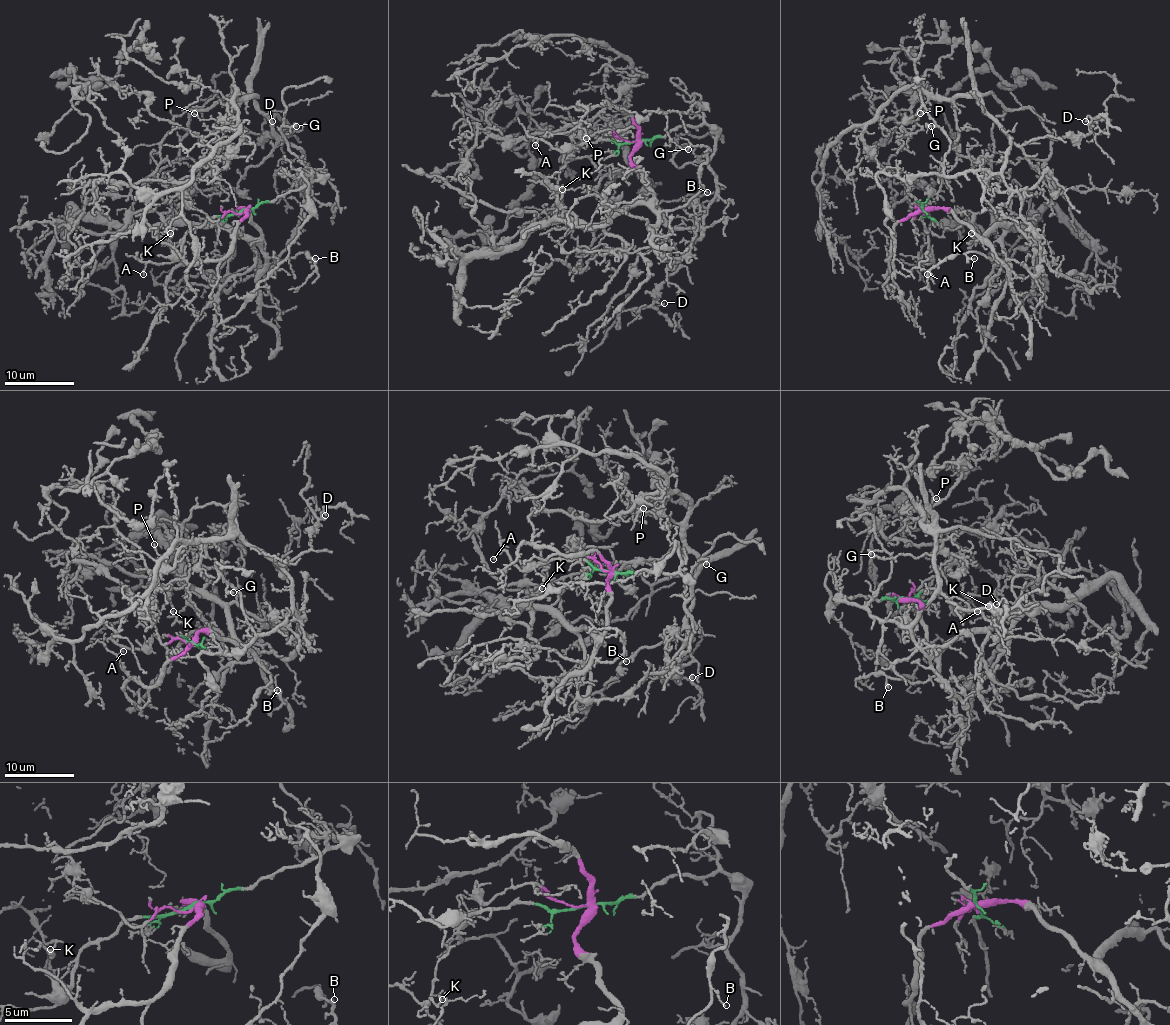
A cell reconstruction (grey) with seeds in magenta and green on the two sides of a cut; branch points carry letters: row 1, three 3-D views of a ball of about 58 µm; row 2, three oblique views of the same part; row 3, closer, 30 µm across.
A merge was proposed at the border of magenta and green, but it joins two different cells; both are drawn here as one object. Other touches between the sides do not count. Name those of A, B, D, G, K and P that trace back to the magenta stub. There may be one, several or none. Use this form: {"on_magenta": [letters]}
{"on_magenta": ["B", "K"]}

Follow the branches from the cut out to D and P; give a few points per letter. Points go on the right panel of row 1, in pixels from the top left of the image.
D: (922, 210), (907, 190), (917, 173), (994, 173), (1011, 140), (1023, 145), (1088, 133), (1091, 121), (1084, 121)
P: (922, 210), (907, 182), (917, 173), (994, 173), (1009, 136), (969, 96), (931, 98), (910, 119), (921, 114)

